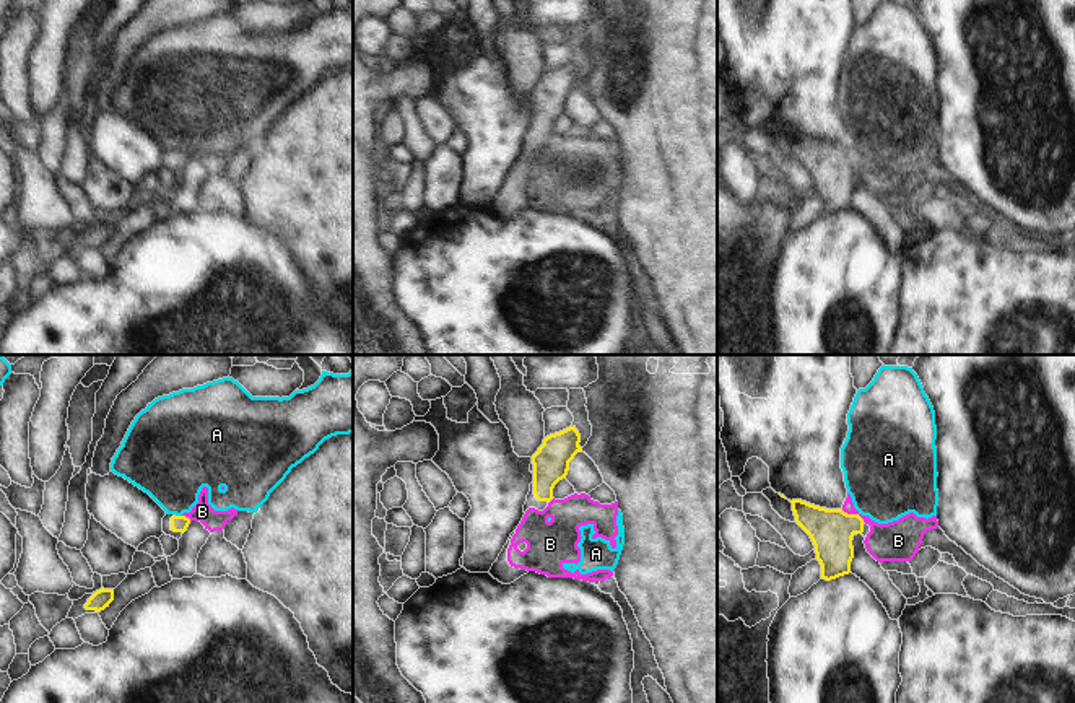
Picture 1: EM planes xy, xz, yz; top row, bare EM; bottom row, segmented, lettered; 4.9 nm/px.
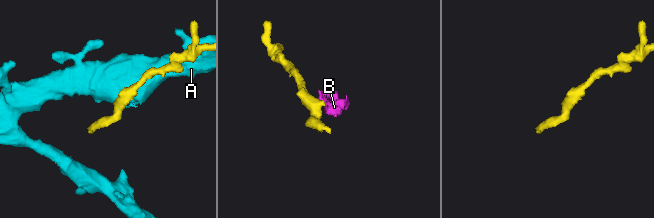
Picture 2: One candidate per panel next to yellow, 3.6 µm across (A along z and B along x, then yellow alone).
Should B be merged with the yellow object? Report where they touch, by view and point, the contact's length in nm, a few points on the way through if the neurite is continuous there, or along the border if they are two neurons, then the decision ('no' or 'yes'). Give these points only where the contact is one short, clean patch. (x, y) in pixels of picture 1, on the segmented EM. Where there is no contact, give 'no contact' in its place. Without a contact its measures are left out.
meets yellow in yz at (853, 515); contact 130 nm long; border along yz (841, 510), (857, 515), (864, 521); no

